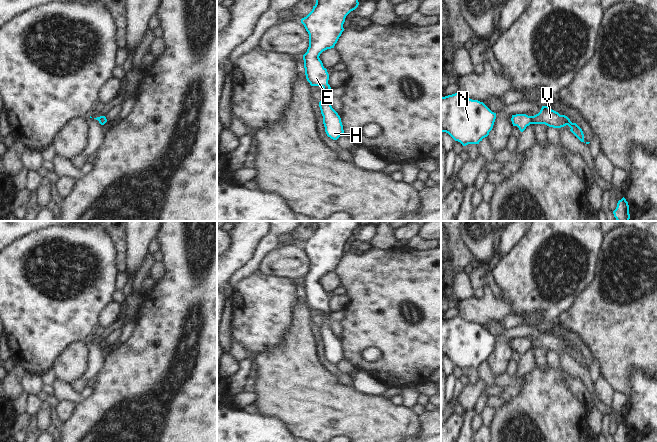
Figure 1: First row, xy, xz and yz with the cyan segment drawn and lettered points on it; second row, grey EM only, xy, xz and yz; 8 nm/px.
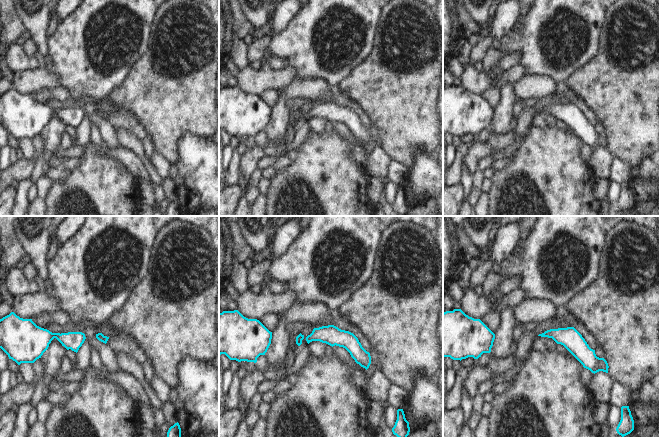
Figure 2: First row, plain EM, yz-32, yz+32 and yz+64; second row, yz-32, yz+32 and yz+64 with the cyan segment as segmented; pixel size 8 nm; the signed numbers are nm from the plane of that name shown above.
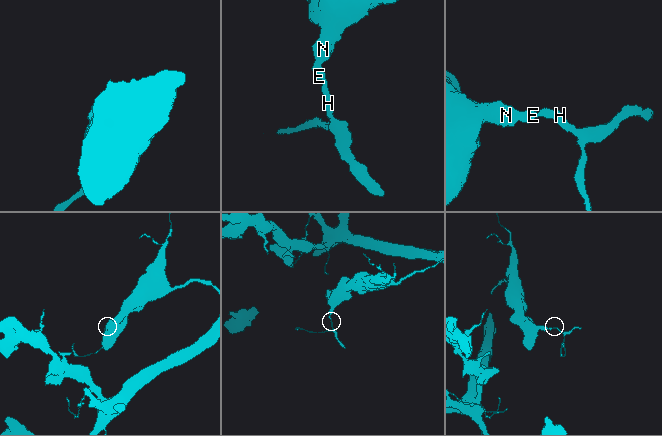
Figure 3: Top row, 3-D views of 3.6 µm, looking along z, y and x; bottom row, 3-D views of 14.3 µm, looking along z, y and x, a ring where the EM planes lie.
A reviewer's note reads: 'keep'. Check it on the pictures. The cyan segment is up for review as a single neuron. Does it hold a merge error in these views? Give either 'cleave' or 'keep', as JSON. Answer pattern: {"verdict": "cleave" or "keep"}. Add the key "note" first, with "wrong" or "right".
{"note": "right", "verdict": "keep"}

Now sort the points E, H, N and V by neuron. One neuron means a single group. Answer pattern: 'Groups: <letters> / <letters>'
Groups: E H N V

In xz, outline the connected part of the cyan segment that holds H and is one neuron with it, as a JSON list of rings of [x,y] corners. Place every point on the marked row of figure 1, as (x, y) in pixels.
[[[316,0],[312,11],[301,19],[309,34],[309,47],[303,55],[306,79],[311,86],[323,88],[319,107],[325,132],[333,140],[337,140],[344,130],[340,116],[331,106],[329,74],[319,56],[323,51],[334,48],[344,31],[346,16],[358,5],[358,0]]]

